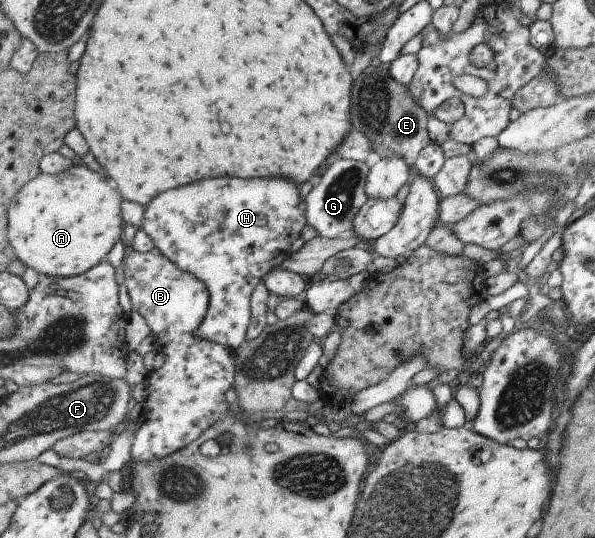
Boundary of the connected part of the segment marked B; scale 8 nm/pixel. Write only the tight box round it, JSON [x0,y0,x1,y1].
[123,247,237,464]

